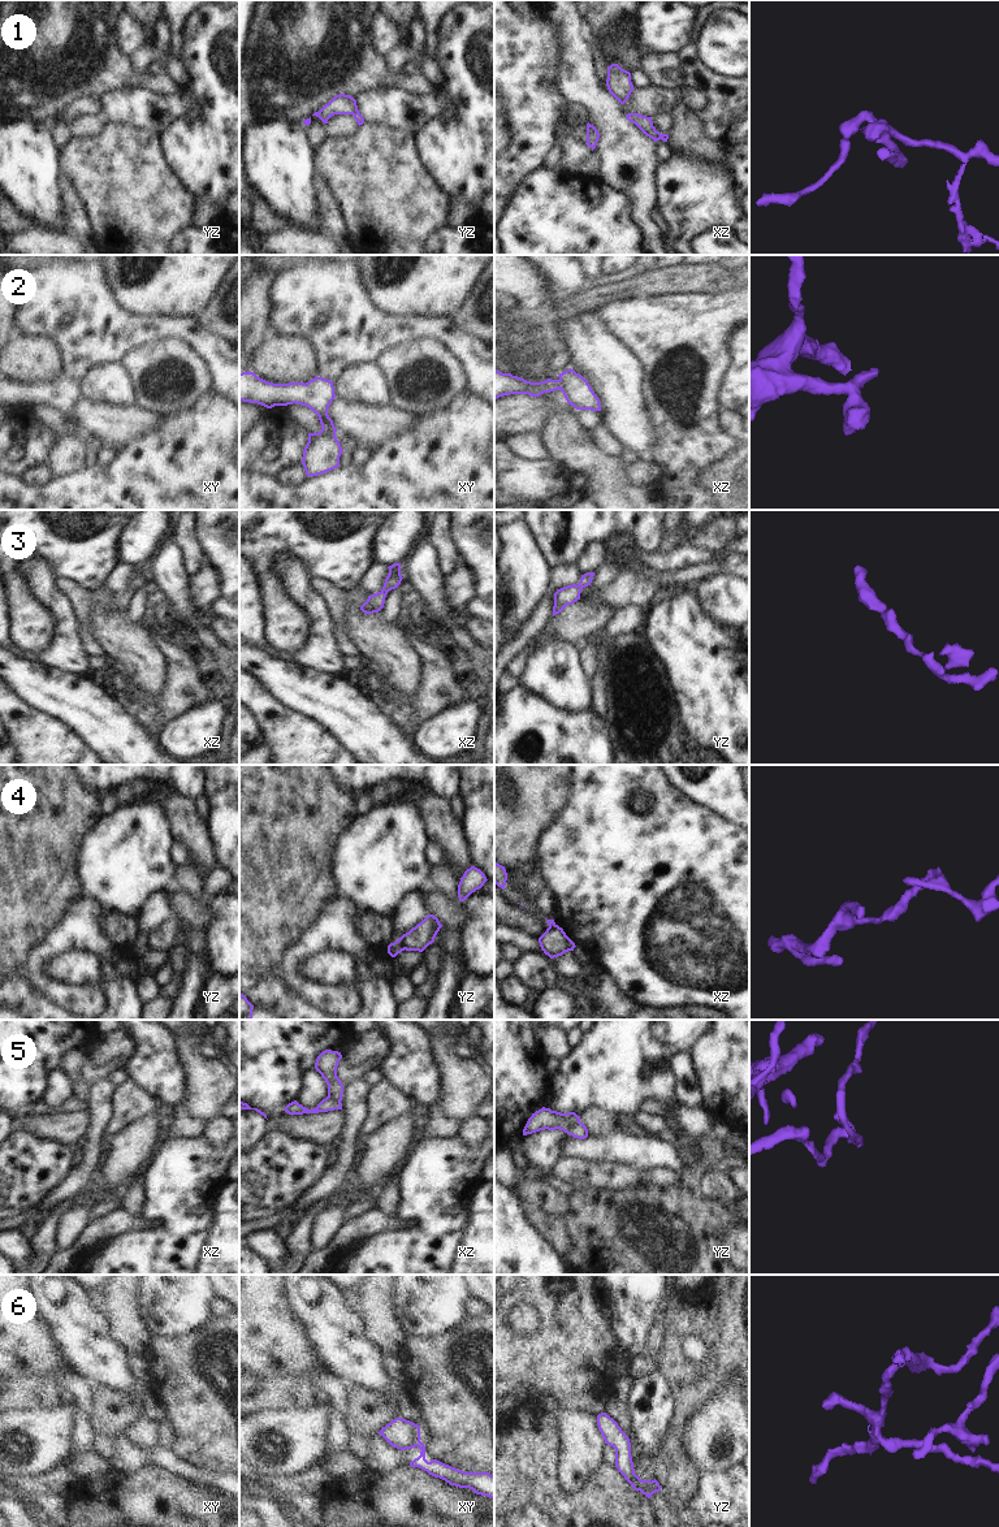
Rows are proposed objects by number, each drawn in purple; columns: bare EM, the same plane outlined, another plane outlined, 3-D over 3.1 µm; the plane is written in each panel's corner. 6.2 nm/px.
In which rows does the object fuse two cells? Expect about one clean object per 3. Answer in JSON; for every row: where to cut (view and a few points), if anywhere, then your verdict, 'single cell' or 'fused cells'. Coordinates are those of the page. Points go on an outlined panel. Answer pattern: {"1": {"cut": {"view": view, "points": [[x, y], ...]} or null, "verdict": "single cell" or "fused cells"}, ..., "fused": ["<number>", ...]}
{"1": {"cut": {"view": "xz", "points": [[628, 113], [634, 122]]}, "verdict": "fused cells"}, "2": {"cut": null, "verdict": "single cell"}, "3": {"cut": null, "verdict": "single cell"}, "4": {"cut": {"view": "yz", "points": [[397, 941], [406, 948]]}, "verdict": "fused cells"}, "5": {"cut": {"view": "yz", "points": [[579, 1121], [567, 1133]]}, "verdict": "fused cells"}, "6": {"cut": {"view": "xy", "points": [[419, 1440], [407, 1448]]}, "verdict": "fused cells"}, "fused": ["1", "4", "5", "6"]}

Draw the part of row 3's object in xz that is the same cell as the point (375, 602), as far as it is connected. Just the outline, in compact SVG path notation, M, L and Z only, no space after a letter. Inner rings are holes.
M394 563L388 567L389 574L385 579L384 587L380 592L368 596L368 600L360 606L360 610L366 614L379 613L385 604L385 597L389 591L398 588L402 581L401 563Z

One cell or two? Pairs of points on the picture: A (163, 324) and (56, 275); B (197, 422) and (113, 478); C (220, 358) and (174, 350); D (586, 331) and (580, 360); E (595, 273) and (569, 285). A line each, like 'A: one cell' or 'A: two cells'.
A: one cell
B: one cell
C: two cells
D: one cell
E: two cells

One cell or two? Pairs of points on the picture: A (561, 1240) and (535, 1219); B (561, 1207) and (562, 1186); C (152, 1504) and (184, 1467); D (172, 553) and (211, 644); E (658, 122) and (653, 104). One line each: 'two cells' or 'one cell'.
A: one cell
B: two cells
C: two cells
D: one cell
E: two cells

